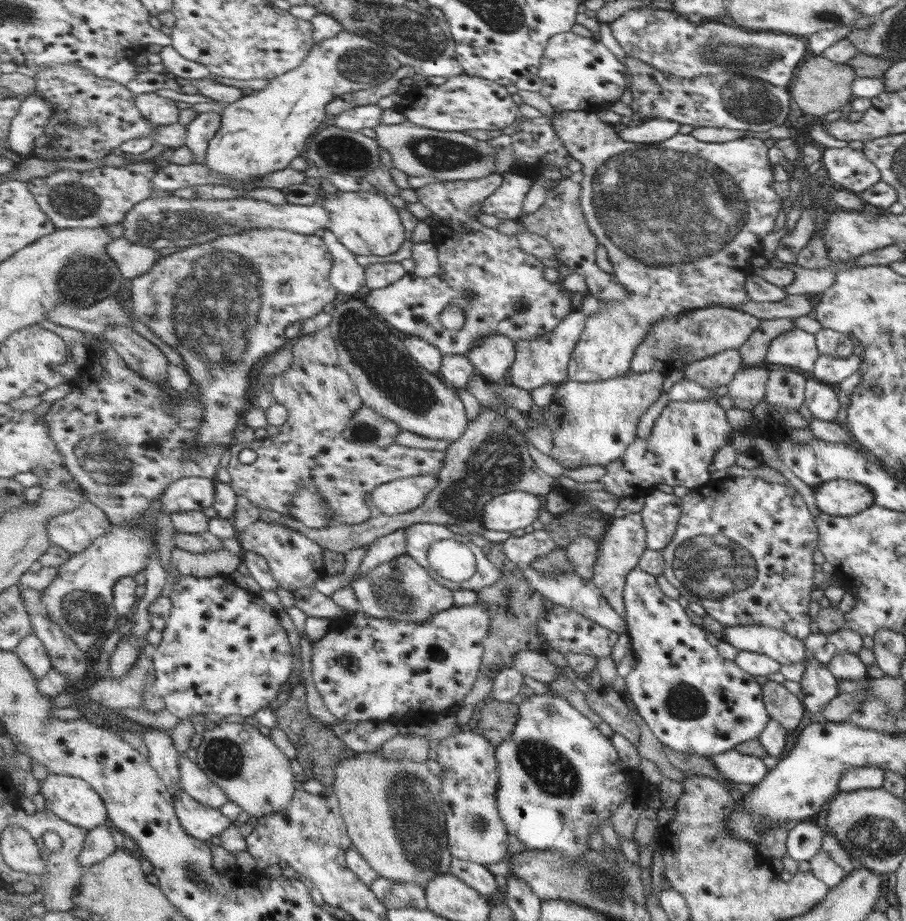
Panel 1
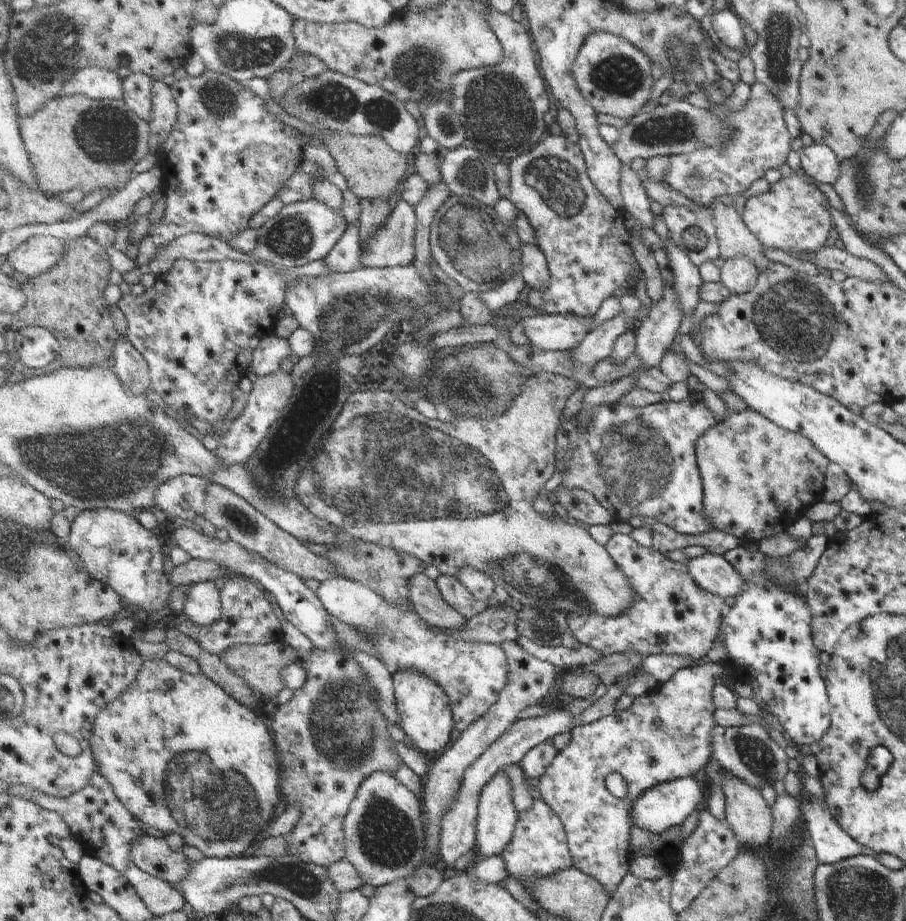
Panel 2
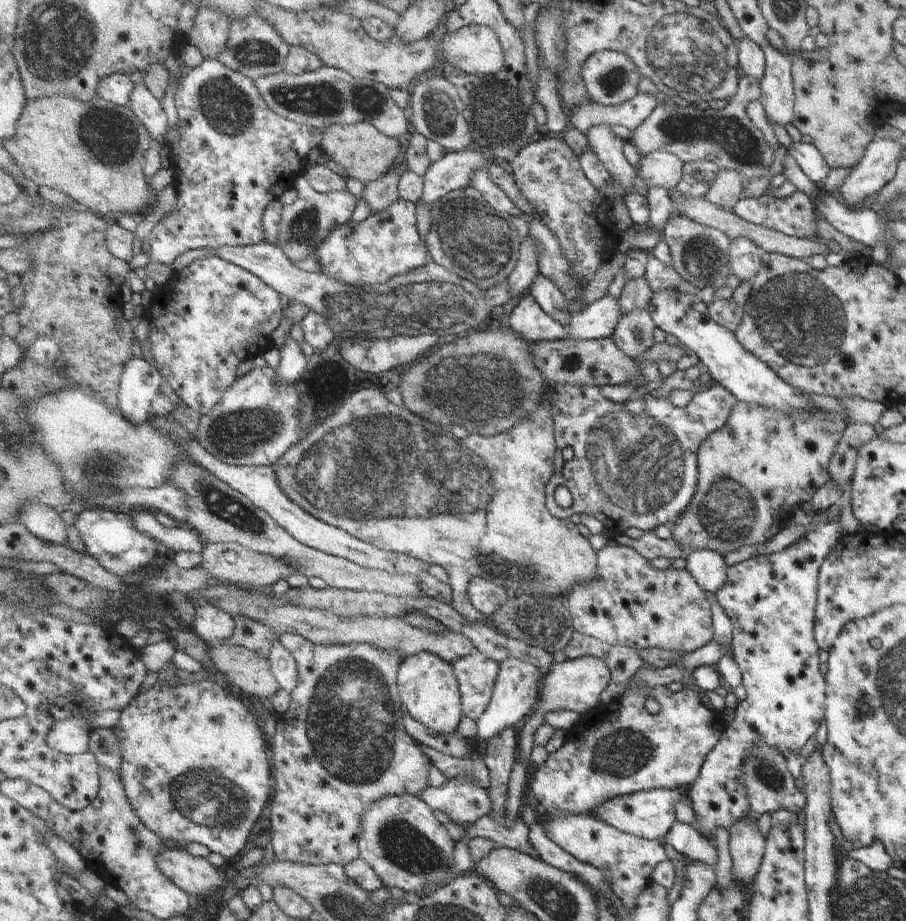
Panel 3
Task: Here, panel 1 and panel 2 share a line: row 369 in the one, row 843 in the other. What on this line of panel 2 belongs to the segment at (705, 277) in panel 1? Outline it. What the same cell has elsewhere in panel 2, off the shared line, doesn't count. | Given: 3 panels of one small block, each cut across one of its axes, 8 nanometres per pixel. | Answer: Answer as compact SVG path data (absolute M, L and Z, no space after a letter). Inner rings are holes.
M705 662L684 668L669 682L662 683L655 692L634 699L628 709L615 711L595 722L576 726L571 732L569 745L560 751L547 772L538 780L541 799L550 804L551 810L565 825L575 866L586 872L587 876L597 878L610 897L619 890L619 885L629 873L629 844L635 827L631 812L634 811L635 800L658 784L694 777L696 773L701 773L703 766L711 759L712 731L716 726L712 714L716 708L713 688L717 681L724 679L725 674L719 664ZM613 772L620 774L626 782L627 794L622 798L613 796L605 786L605 778Z

